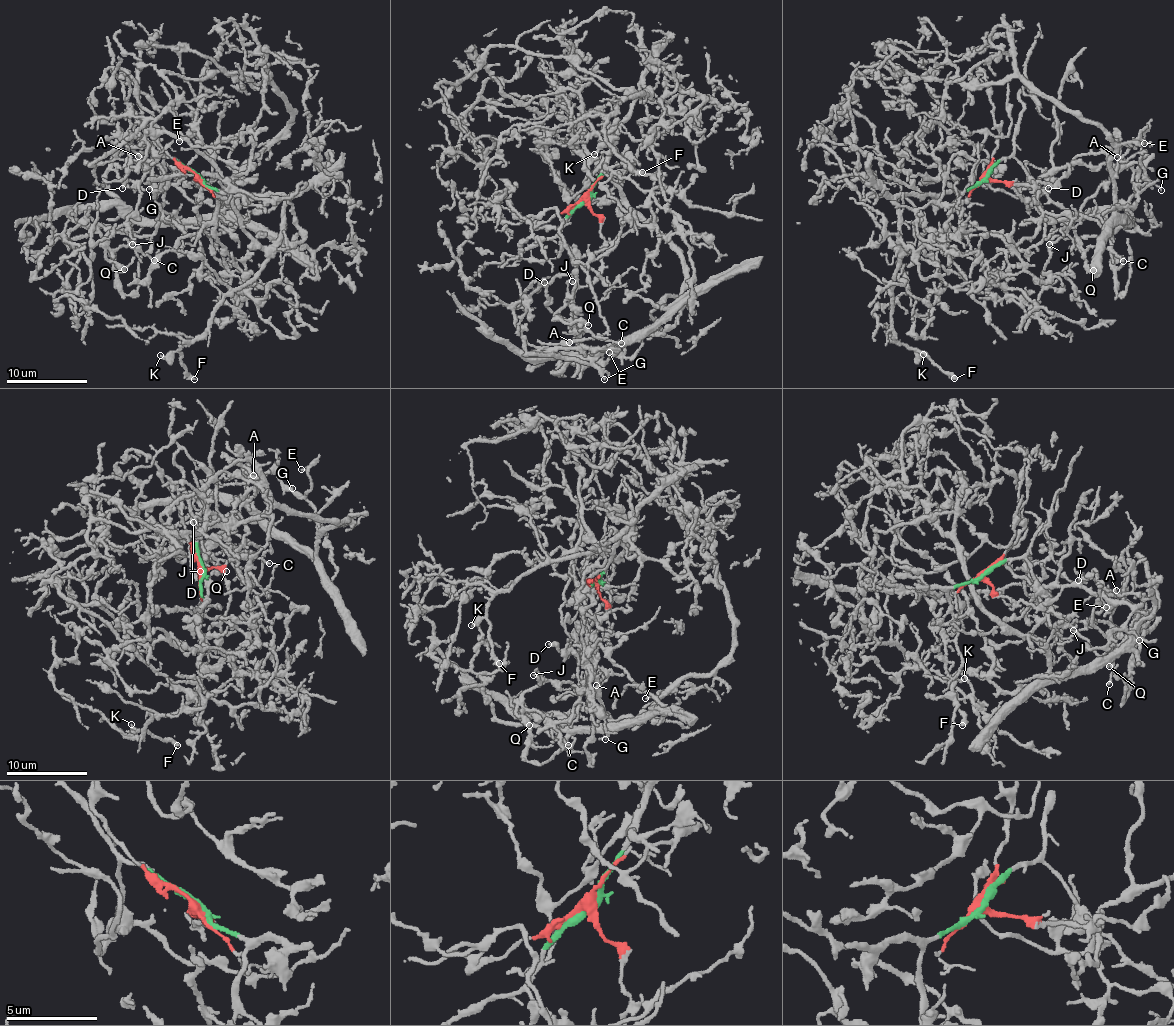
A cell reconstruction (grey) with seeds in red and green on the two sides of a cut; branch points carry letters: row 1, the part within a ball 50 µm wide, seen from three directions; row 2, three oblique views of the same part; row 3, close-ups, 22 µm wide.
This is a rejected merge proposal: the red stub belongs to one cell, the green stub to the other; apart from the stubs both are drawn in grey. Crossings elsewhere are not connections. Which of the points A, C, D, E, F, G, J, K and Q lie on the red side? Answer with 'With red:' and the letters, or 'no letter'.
With red: A, C, D, E, G, J, Q

